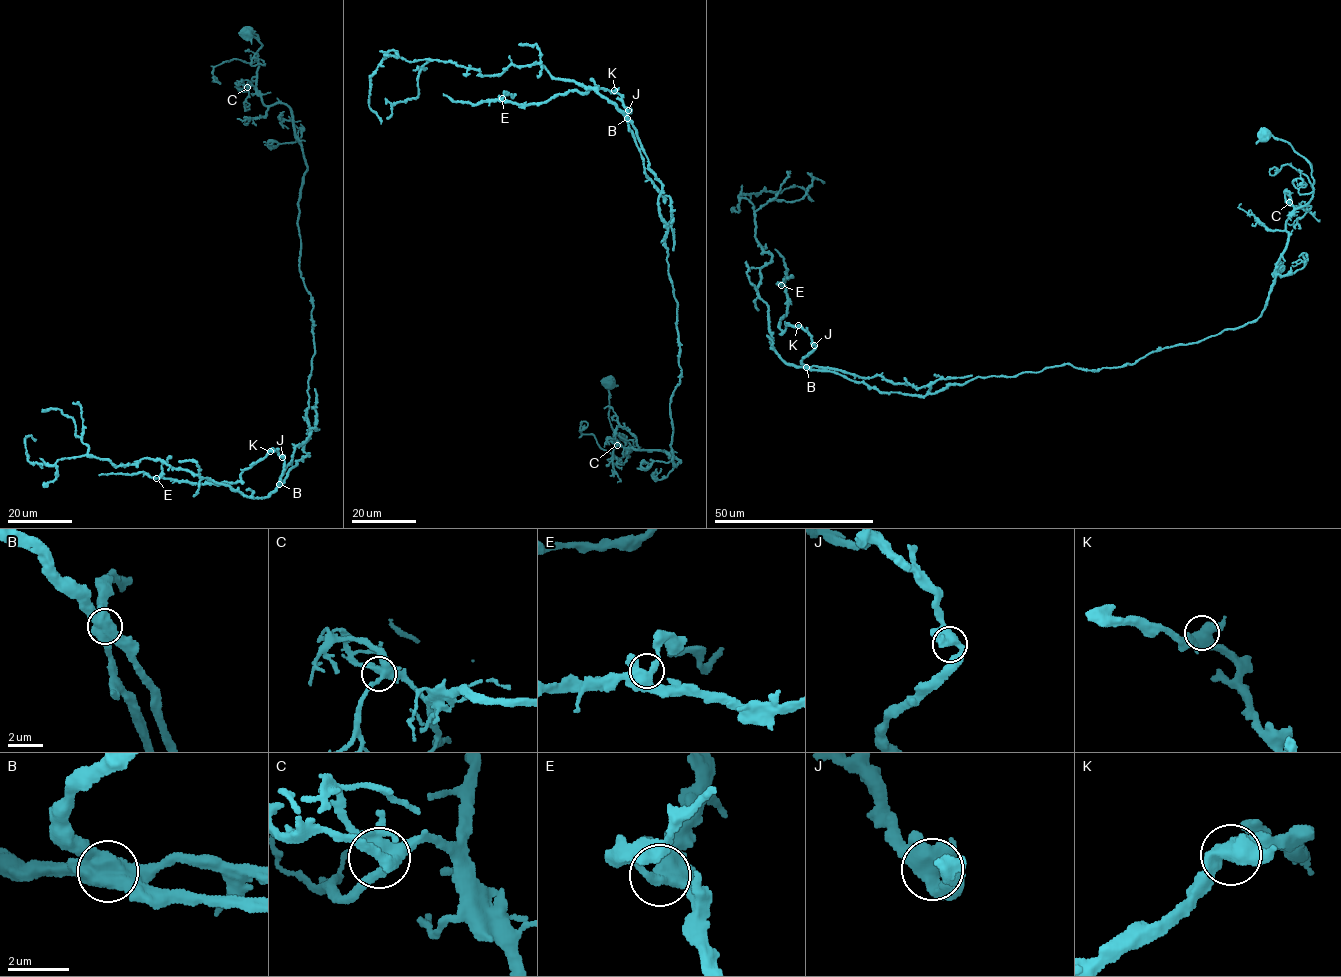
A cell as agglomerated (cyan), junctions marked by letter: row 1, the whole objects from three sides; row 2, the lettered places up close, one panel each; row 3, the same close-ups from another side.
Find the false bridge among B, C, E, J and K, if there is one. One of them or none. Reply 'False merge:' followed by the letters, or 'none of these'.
False merge: B

